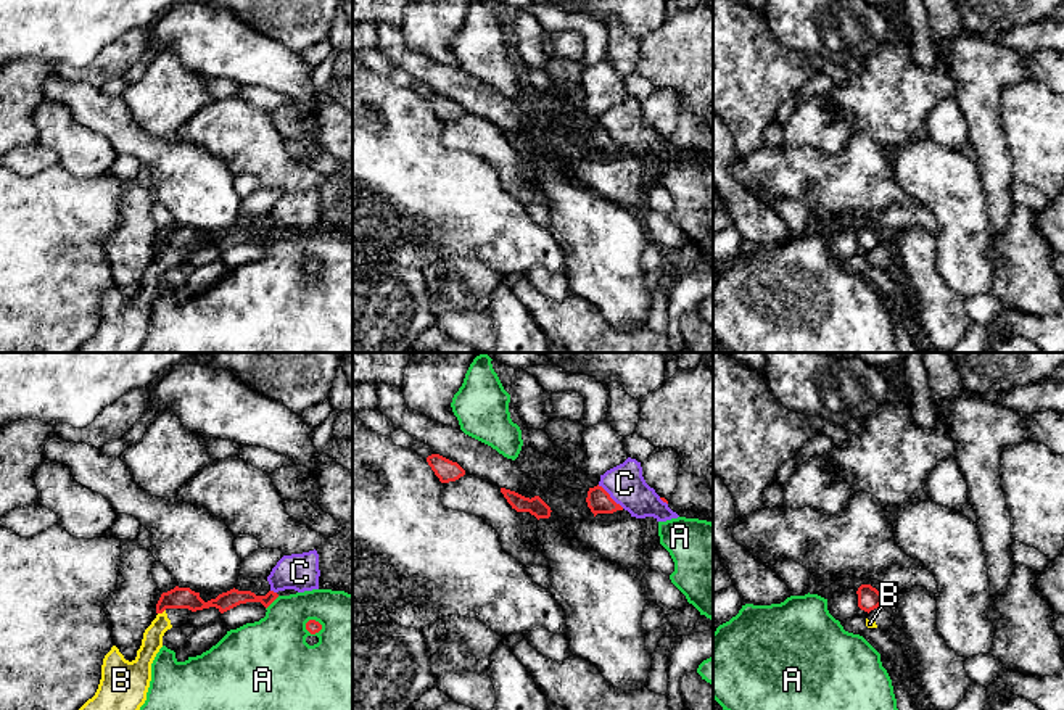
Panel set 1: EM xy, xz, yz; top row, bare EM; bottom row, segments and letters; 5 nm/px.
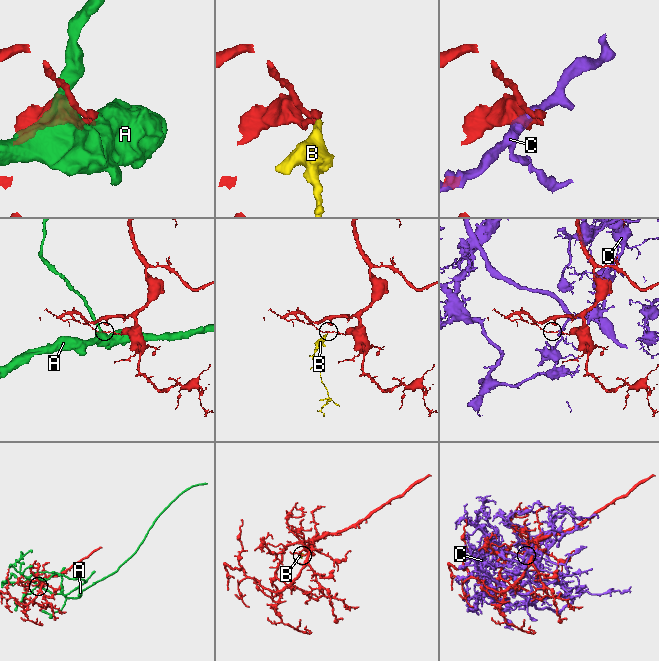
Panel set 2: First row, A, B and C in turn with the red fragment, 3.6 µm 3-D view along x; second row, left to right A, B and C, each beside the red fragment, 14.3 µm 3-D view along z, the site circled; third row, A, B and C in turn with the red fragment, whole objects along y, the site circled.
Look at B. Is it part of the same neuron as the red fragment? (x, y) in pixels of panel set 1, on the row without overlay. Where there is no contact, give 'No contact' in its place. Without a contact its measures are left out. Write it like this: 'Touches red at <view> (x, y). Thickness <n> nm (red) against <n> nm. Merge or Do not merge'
Touches red at xy (161, 251). Thickness 110 nm (red) against 100 nm. Do not merge

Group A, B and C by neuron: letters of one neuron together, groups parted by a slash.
A / B / C

